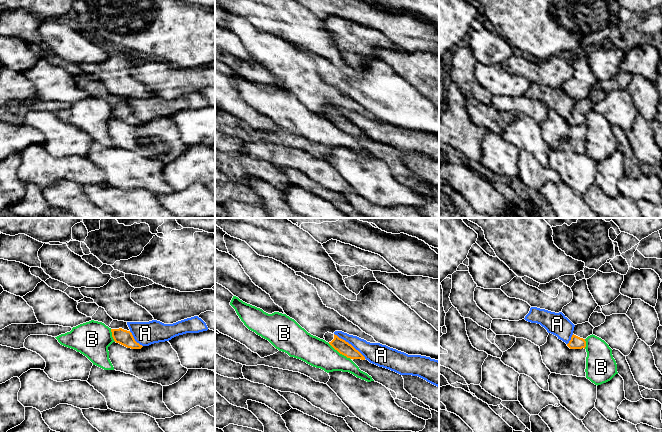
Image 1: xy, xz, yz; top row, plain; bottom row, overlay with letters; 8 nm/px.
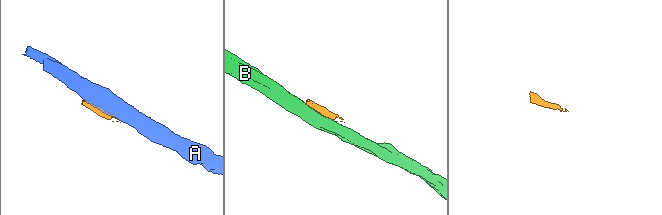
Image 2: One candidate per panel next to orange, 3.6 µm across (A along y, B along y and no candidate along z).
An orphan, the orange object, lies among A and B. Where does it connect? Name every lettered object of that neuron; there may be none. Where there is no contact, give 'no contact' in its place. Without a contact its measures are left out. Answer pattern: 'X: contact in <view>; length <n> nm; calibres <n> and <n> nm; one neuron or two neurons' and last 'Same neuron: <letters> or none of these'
A: contact in xz; length 320 nm; calibres 110 and 170 nm; two neurons
B: contact in xz; length 220 nm; calibres 110 and 220 nm; two neurons
Same neuron: none of these

